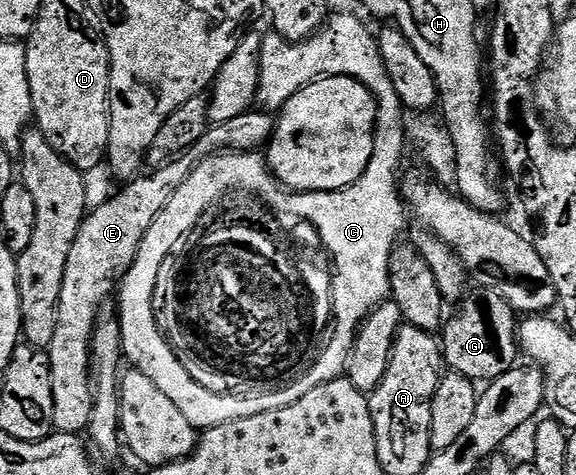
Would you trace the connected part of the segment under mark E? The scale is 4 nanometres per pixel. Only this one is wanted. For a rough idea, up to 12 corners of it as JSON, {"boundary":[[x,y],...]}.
{"boundary":[[275,118],[210,125],[179,160],[126,181],[71,244],[48,348],[53,429],[88,431],[89,349],[171,196],[207,158],[257,152]]}

